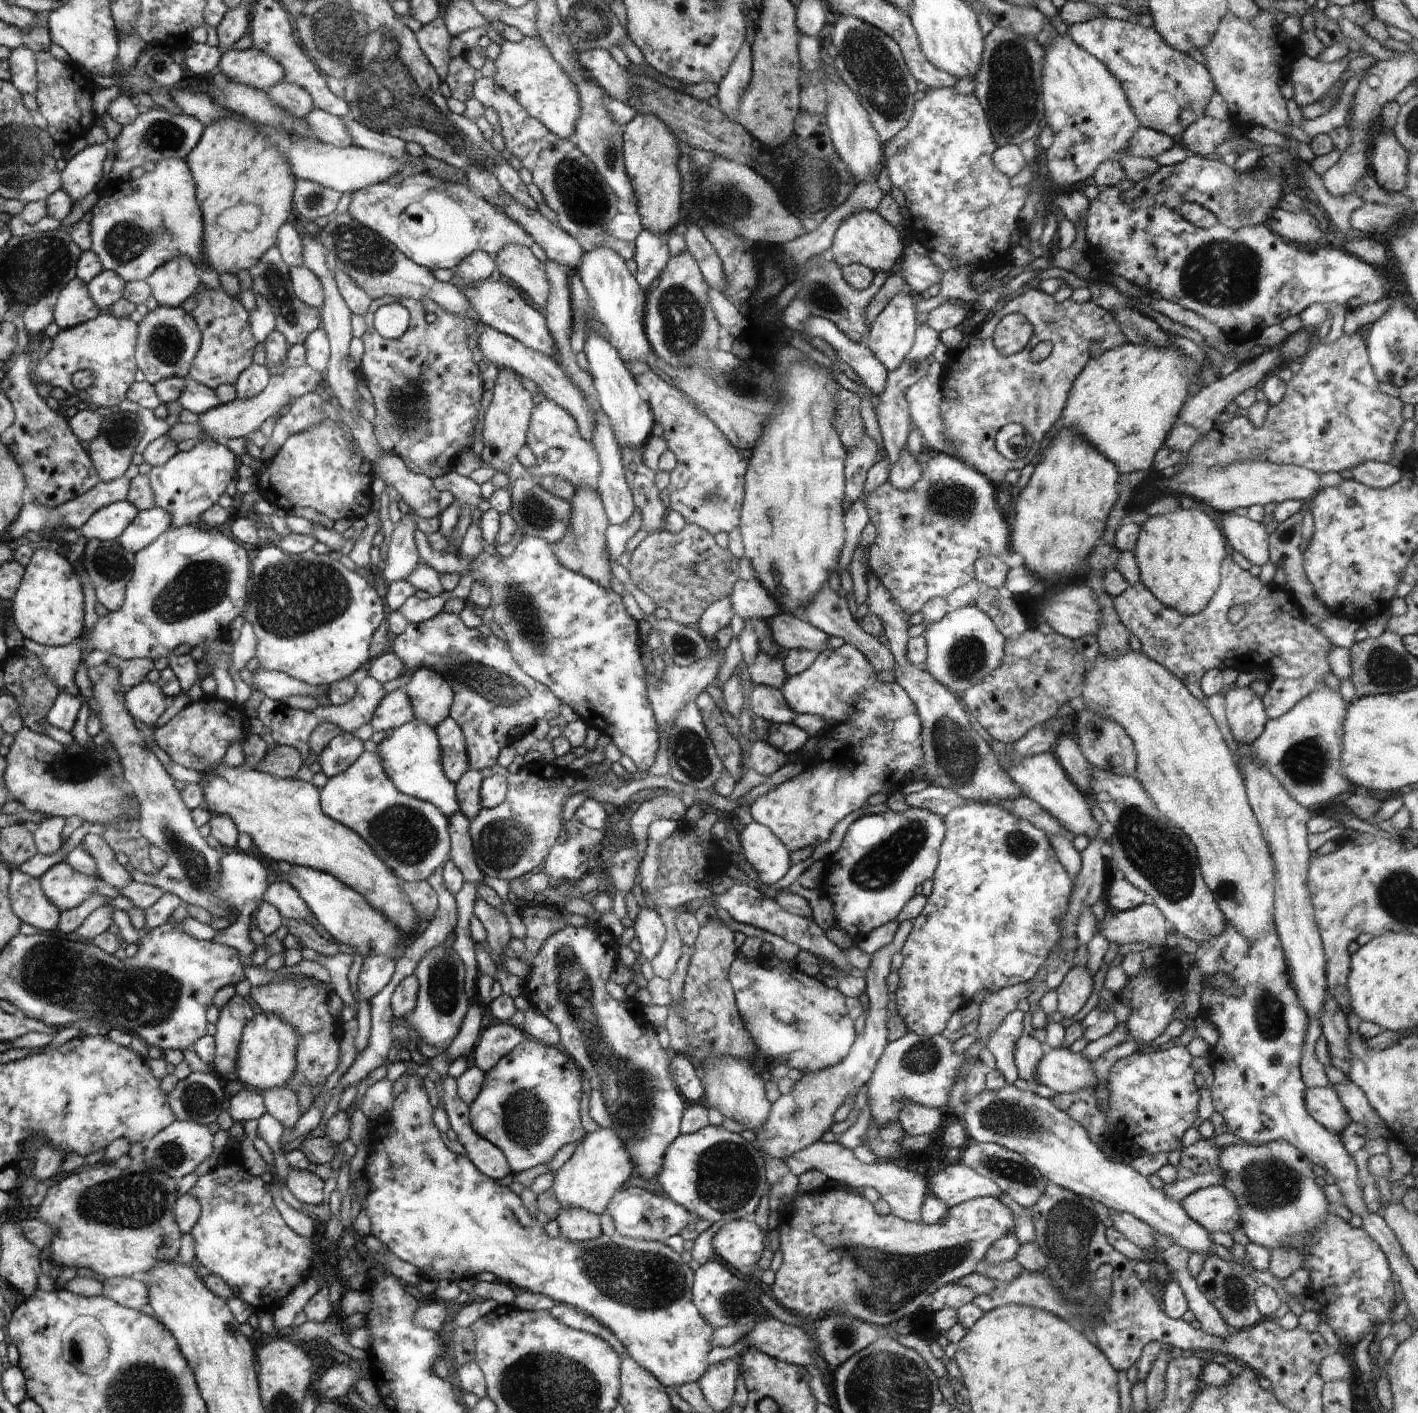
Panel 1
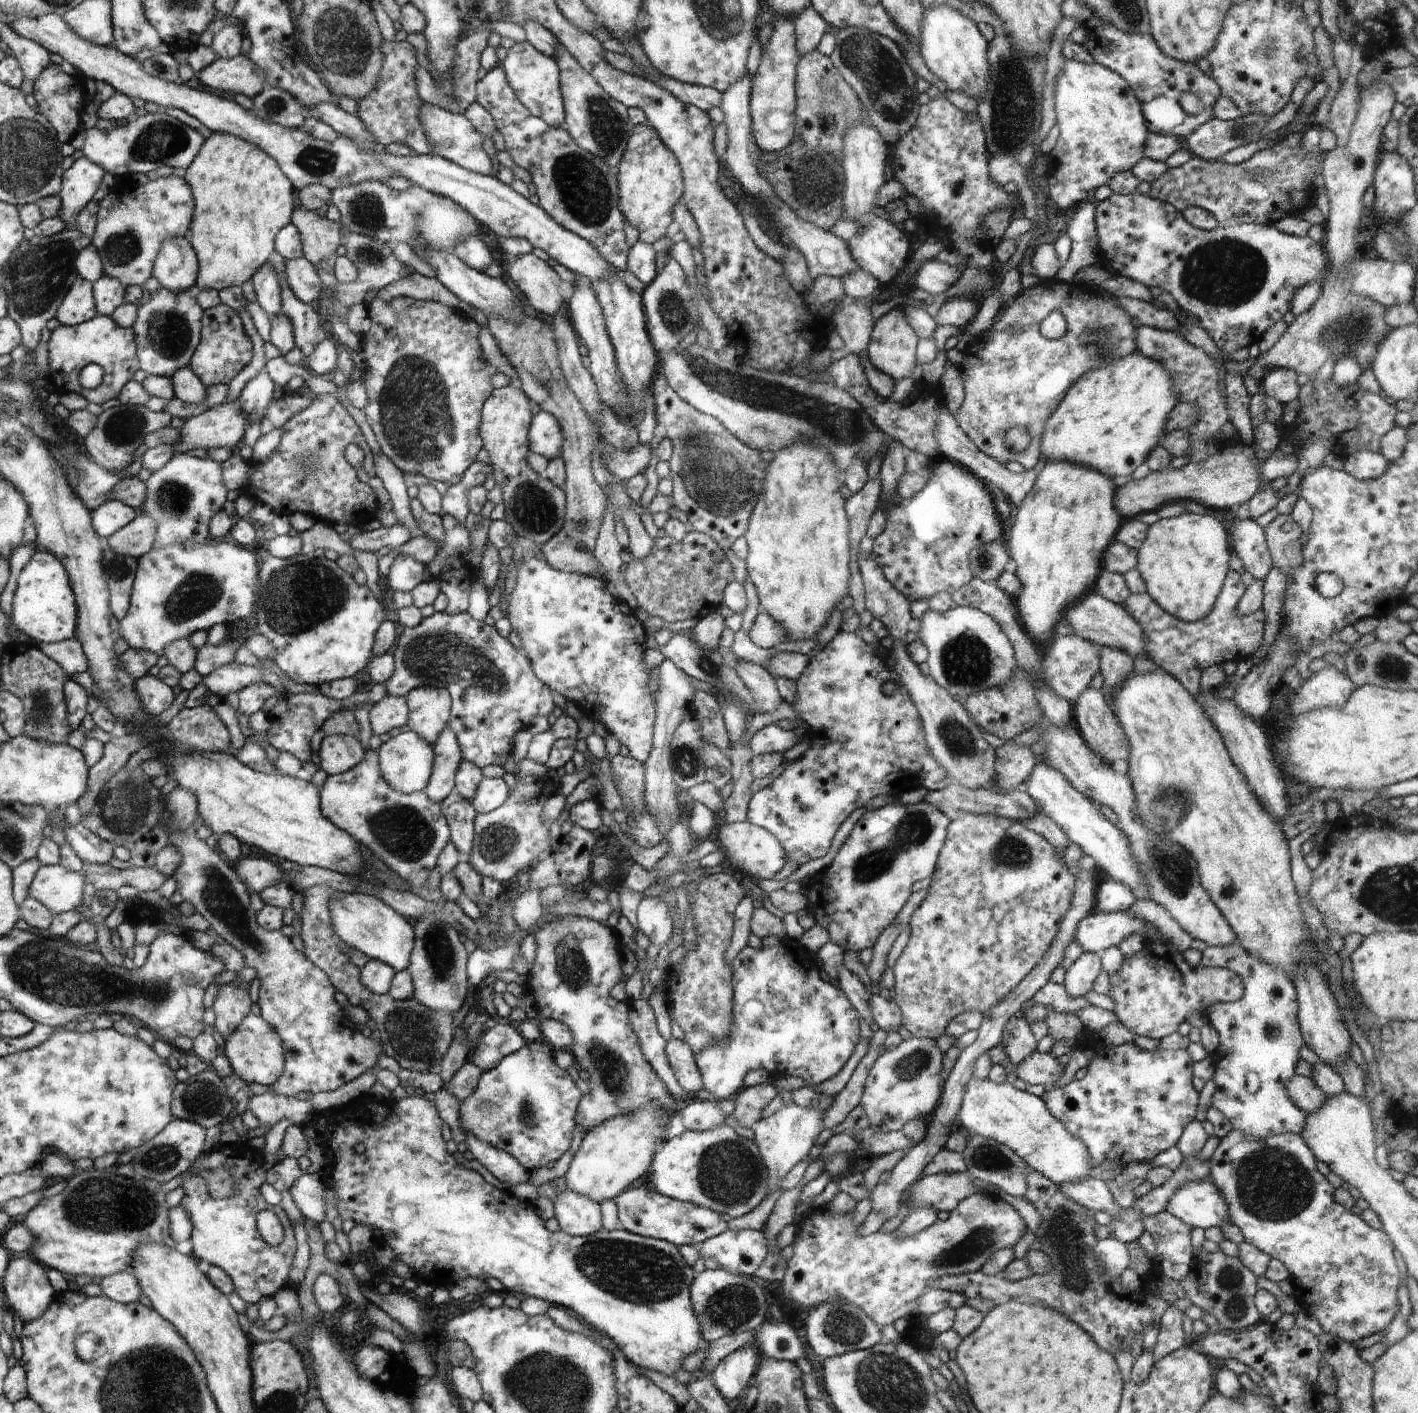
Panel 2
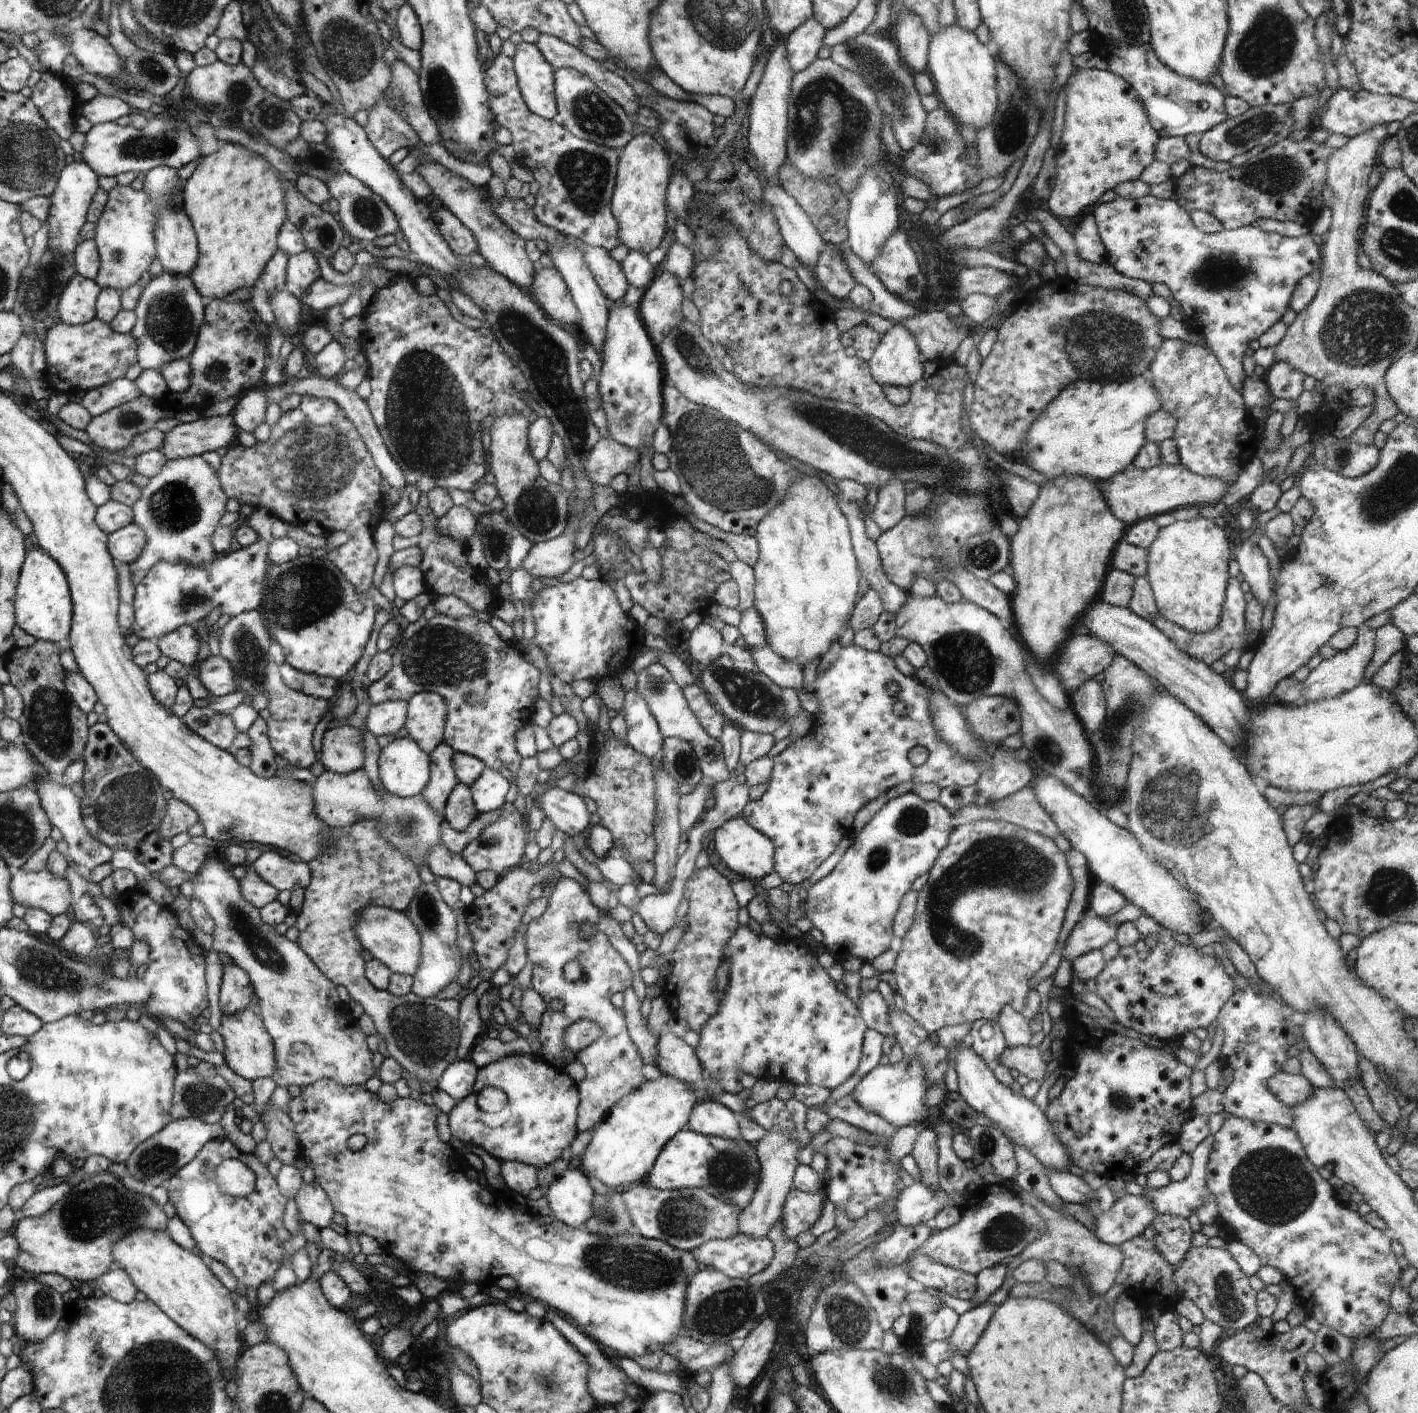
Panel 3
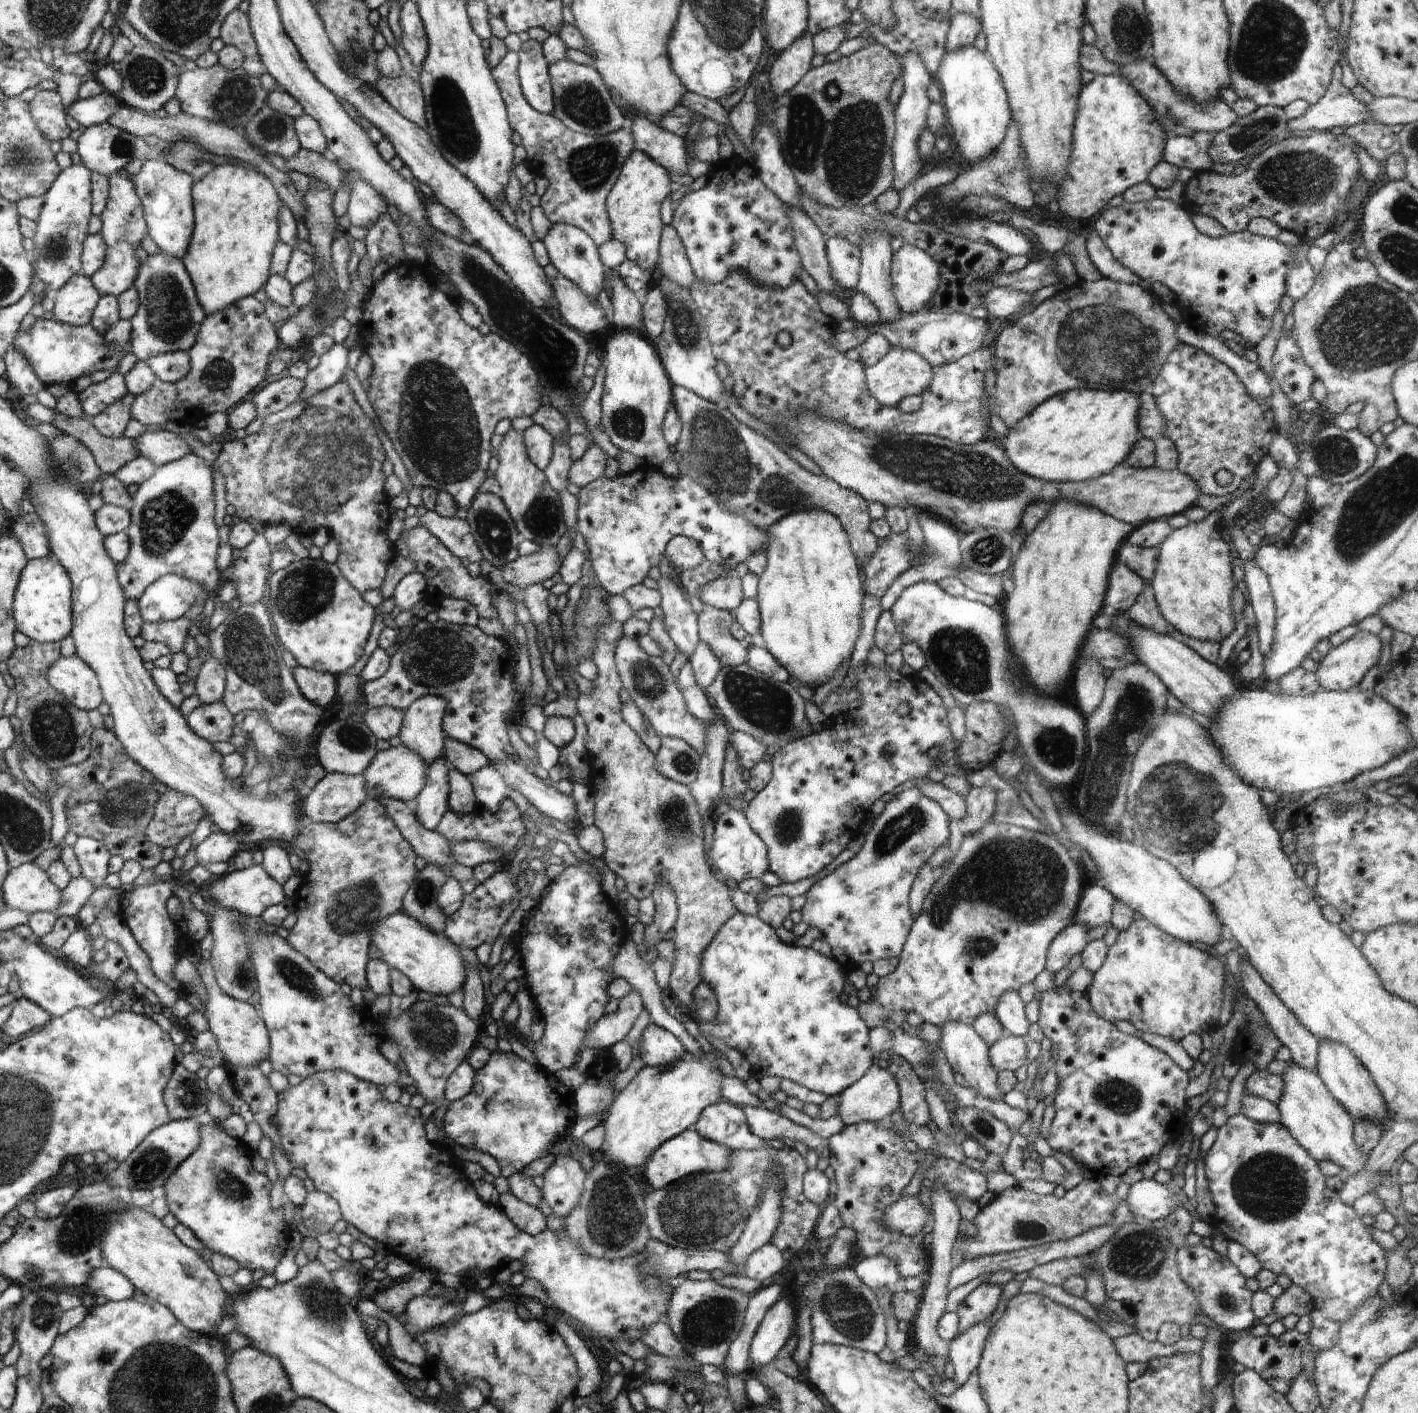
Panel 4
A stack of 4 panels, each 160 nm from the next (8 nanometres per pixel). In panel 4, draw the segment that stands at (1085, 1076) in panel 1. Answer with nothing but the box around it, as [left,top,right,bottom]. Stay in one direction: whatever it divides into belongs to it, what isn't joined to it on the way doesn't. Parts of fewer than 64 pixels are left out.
[988,1034,1028,1073]

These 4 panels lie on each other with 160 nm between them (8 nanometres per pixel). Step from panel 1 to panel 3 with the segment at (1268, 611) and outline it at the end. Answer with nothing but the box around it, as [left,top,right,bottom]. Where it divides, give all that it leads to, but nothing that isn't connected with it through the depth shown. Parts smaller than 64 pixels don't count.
[1152,578,1248,666]

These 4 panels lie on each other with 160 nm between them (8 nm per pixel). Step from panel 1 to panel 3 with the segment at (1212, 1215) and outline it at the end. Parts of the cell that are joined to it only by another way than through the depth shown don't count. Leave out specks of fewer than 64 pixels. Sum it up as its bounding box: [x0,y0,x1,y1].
[1144,1134,1214,1220]

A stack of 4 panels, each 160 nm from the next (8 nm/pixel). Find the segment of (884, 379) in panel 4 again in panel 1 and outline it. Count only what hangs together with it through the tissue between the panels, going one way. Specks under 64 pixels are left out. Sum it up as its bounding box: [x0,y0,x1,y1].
[868,293,918,371]

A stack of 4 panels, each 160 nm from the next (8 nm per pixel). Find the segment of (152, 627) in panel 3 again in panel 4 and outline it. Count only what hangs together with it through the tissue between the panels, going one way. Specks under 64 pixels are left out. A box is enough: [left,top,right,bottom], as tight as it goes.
[137,529,270,624]

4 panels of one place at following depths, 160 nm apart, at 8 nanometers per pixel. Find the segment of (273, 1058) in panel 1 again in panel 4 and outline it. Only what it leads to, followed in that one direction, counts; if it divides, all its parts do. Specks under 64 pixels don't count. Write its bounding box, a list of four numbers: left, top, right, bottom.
[197,960,270,1069]

